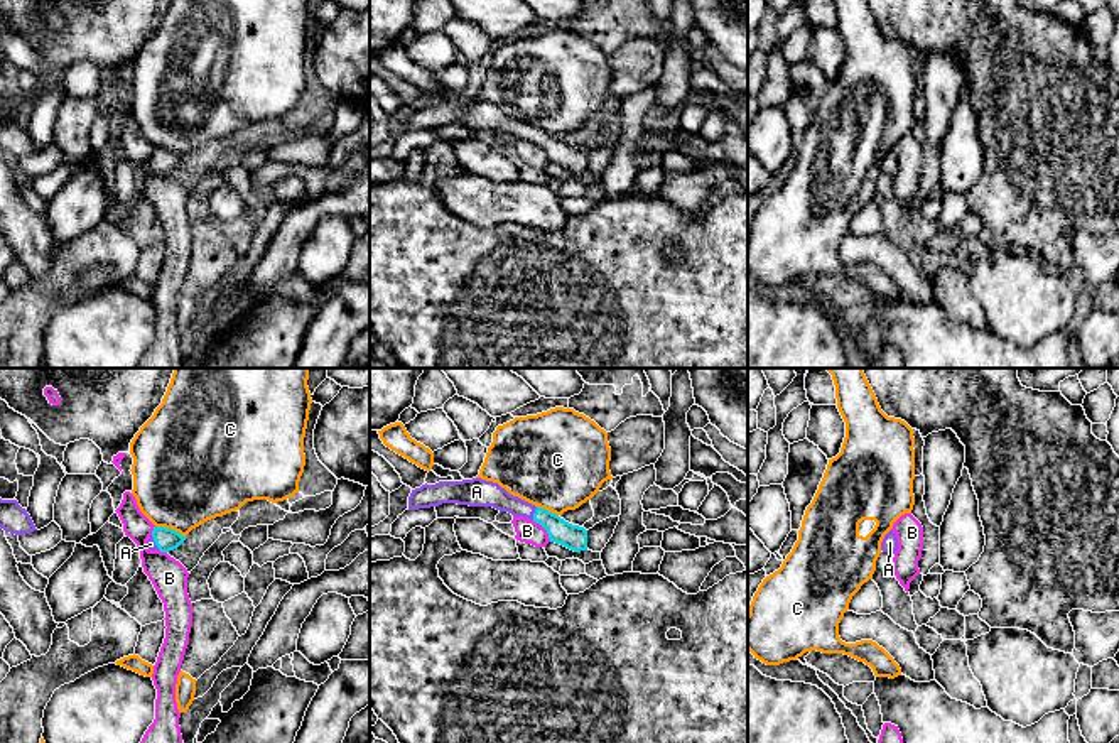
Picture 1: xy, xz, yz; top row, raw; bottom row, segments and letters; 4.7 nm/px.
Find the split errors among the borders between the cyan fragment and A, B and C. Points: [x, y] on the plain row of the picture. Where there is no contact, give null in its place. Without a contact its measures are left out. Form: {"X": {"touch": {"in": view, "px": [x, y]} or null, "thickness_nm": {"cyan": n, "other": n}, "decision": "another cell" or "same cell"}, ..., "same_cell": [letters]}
{"A": {"touch": {"in": "xz", "px": [534, 135]}, "thickness_nm": {"cyan": 120, "other": 130}, "decision": "same cell"}, "B": {"touch": {"in": "xz", "px": [544, 149]}, "thickness_nm": {"cyan": 120, "other": 110}, "decision": "another cell"}, "C": {"touch": {"in": "xy", "px": [171, 151]}, "thickness_nm": {"cyan": 110, "other": 460}, "decision": "another cell"}, "same_cell": ["A"]}

